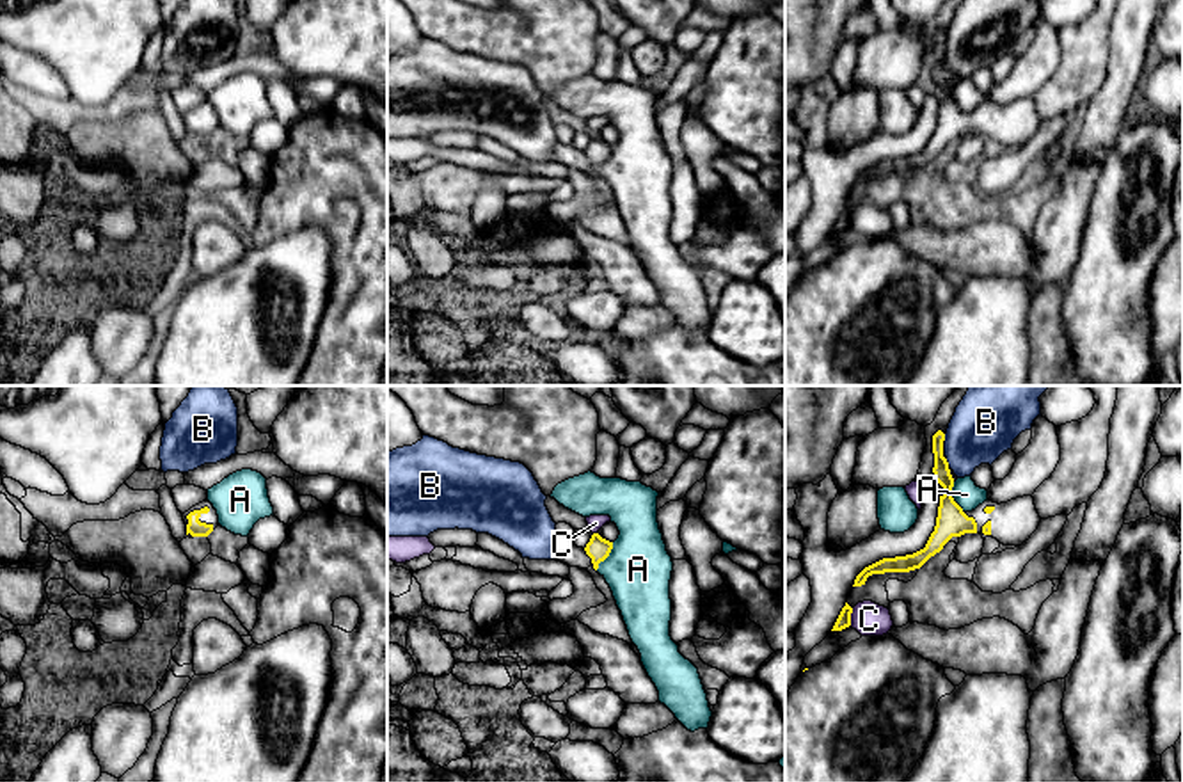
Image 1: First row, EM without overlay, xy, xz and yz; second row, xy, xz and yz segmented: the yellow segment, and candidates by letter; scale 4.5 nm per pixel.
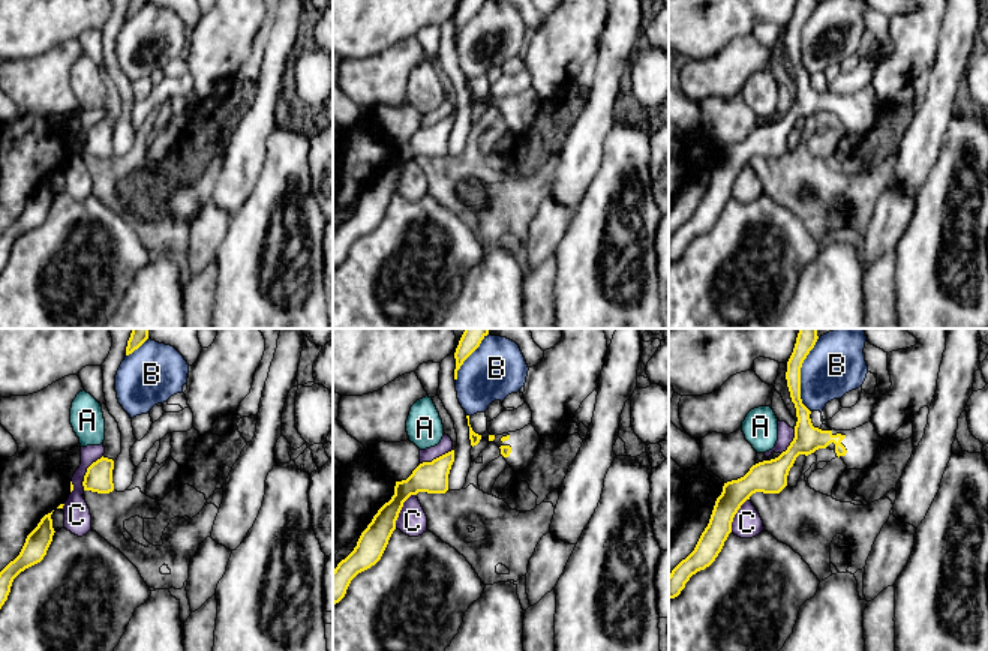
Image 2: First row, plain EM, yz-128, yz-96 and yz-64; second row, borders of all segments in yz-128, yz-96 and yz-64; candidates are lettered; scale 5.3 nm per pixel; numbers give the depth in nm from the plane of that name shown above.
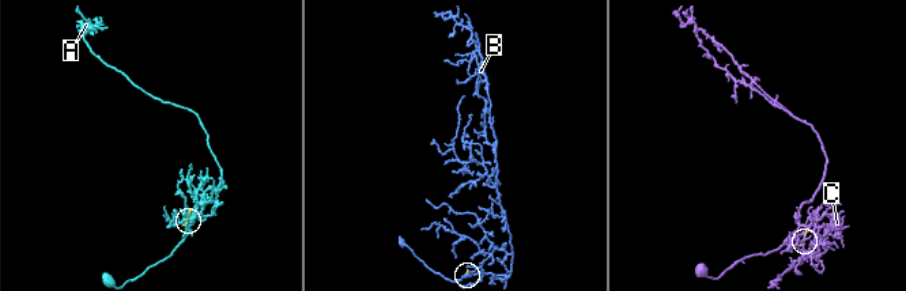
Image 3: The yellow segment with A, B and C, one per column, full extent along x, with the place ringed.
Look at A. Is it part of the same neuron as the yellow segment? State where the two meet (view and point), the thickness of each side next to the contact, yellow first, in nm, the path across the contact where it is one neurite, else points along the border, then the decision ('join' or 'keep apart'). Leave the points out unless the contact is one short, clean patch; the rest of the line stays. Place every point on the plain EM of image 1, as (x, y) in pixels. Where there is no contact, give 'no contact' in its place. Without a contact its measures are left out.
contact yz (952, 100); calibres 140 and 120 nm; border yz (952, 84), (952, 102), (963, 114); keep apart

